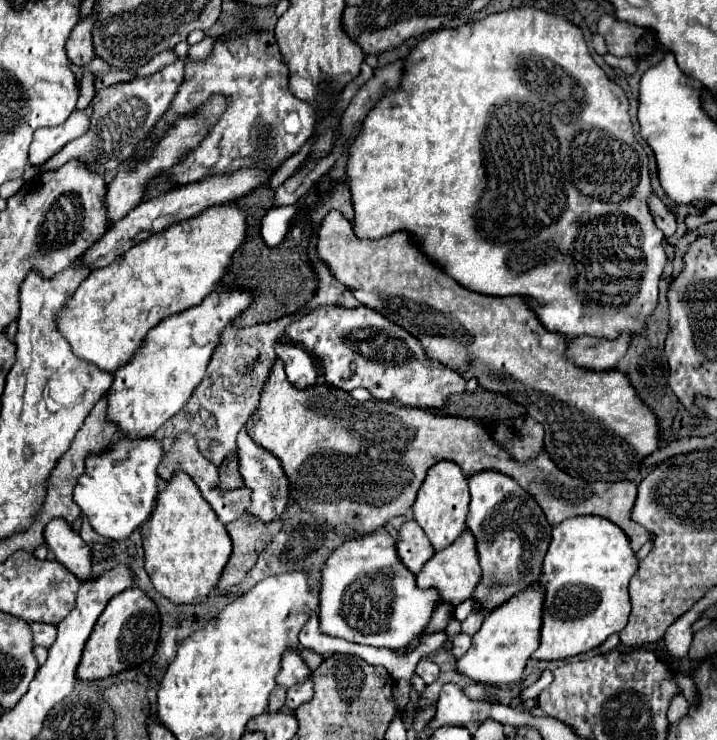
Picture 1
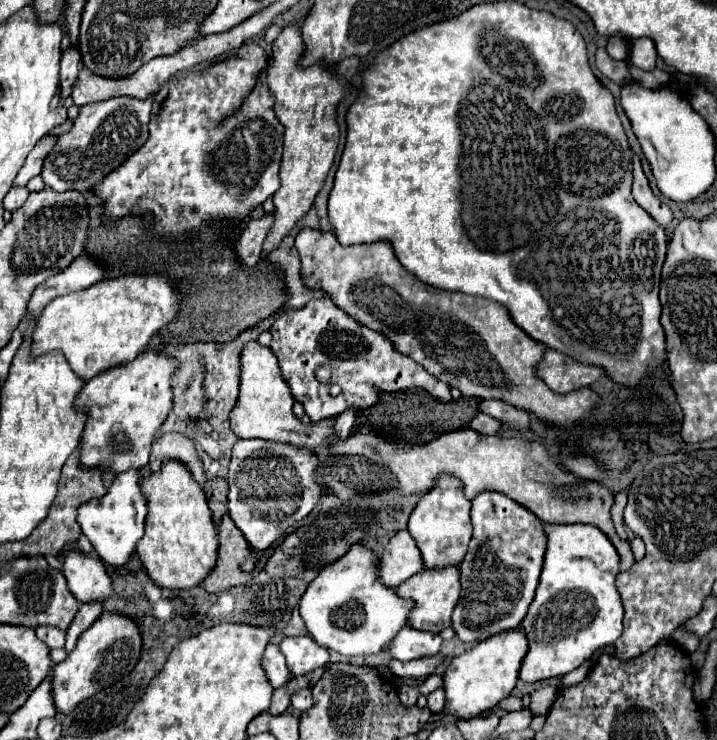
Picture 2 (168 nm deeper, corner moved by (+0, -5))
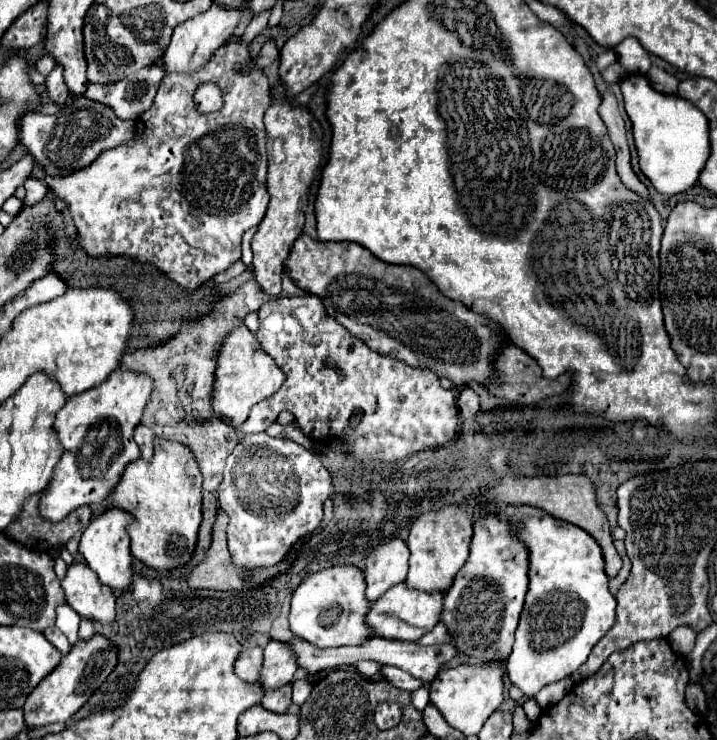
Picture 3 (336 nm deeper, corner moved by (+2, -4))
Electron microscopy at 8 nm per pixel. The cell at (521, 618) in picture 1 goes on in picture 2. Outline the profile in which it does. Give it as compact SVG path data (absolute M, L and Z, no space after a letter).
M514 628L480 640L470 650L456 656L444 674L444 690L448 698L444 714L452 714L456 718L476 718L484 712L490 712L514 690L520 674L520 664L526 654L528 638L524 634L524 628Z

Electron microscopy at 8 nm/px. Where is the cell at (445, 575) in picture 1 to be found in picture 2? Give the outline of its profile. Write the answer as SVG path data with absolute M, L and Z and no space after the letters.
M458 566L422 570L412 578L408 578L404 584L400 584L396 592L416 602L416 608L412 610L412 616L410 616L412 628L418 628L418 630L432 628L430 632L440 632L452 624L452 612L456 608L456 602L460 600L460 570Z

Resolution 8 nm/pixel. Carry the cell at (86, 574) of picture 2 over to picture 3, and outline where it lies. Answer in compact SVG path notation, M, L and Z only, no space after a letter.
M72 563L62 581L66 603L84 619L108 625L114 621L114 593L98 583L86 563Z

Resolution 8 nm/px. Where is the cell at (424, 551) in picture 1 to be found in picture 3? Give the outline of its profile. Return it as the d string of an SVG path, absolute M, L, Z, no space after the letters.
M390 539L378 545L366 559L364 579L366 579L366 599L372 603L384 595L390 587L406 579L408 567L408 547L402 539Z

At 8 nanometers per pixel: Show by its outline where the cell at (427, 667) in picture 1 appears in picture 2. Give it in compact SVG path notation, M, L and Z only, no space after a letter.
M442 654L436 656L428 656L428 658L418 658L418 660L408 660L408 662L400 662L400 660L392 660L388 664L388 668L402 678L418 678L418 680L426 680L434 668L442 662Z

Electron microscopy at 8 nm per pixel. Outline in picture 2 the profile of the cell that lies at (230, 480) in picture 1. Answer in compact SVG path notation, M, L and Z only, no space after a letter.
M214 478L214 480L208 480L206 488L206 498L208 498L208 504L210 504L210 510L212 510L212 516L214 516L214 522L218 524L218 520L228 512L228 484L226 484L226 478Z

